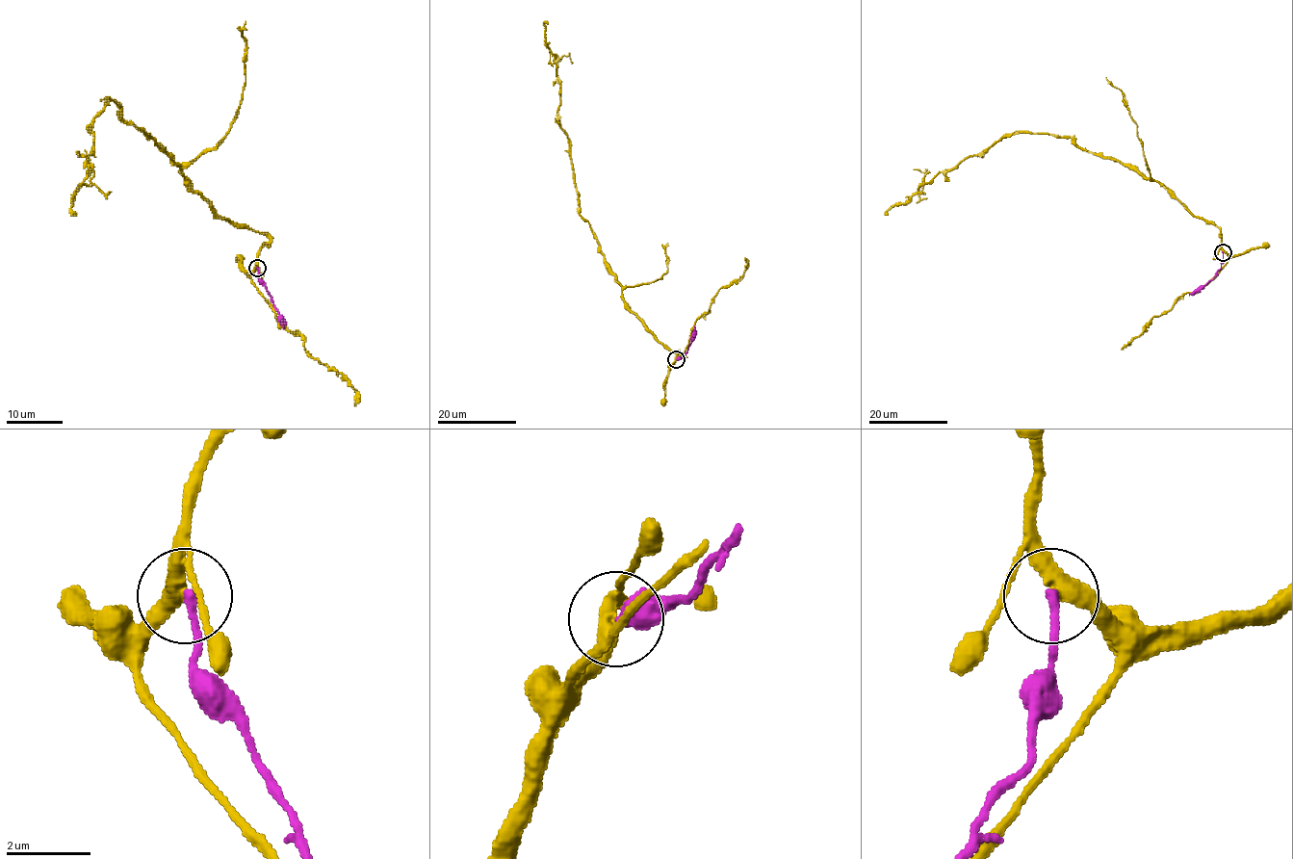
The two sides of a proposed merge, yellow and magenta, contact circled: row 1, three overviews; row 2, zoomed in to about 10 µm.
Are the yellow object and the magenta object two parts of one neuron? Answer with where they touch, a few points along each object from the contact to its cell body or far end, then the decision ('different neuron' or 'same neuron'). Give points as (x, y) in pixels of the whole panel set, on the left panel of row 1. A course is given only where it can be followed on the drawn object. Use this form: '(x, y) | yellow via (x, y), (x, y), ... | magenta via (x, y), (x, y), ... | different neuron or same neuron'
(257, 268) | yellow via (256, 269), (268, 238), (223, 220), (114, 101), (90, 124), (94, 149), (73, 195), (76, 216) | magenta via (256, 269), (258, 279), (279, 313), (283, 328) | different neuron

